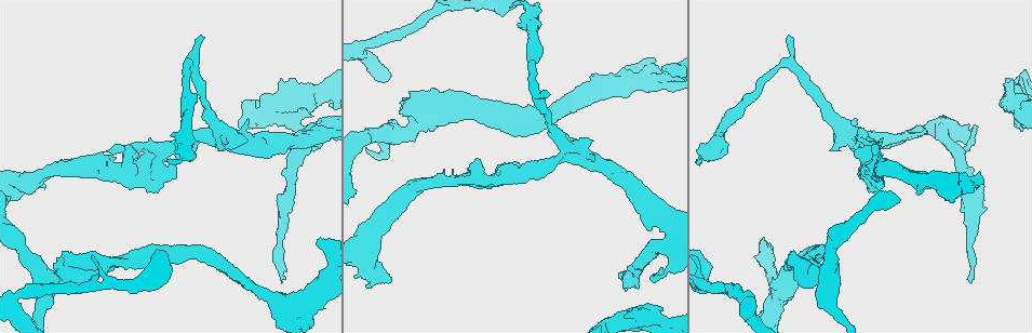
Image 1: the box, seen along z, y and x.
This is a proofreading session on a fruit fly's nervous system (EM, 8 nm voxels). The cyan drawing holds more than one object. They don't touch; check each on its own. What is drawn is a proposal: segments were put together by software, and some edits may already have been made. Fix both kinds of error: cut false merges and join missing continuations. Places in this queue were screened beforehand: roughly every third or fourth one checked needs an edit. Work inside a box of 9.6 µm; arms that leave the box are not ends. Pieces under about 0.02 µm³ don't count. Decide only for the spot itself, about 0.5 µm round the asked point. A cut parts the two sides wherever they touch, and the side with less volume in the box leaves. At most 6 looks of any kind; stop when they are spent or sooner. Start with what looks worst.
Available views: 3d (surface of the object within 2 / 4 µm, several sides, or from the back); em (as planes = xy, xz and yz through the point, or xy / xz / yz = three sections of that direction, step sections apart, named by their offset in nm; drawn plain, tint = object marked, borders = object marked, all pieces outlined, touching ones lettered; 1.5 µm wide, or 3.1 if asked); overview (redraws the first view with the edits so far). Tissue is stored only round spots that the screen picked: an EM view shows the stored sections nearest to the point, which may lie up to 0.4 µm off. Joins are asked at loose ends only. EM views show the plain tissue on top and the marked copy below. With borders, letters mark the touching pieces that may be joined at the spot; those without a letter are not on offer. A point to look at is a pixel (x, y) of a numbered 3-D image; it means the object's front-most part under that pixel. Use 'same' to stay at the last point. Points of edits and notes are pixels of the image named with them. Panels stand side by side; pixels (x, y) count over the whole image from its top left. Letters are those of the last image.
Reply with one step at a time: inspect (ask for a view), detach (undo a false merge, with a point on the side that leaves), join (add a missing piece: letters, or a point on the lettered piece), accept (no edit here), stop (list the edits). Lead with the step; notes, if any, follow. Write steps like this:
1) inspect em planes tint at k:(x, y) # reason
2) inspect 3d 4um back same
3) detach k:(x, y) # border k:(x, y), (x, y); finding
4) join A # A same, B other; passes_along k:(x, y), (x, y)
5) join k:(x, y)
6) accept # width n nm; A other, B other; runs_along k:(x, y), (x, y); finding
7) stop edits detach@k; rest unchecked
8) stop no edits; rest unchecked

inspect em xz step 4 tint at 1:(365, 261) # calibre changes

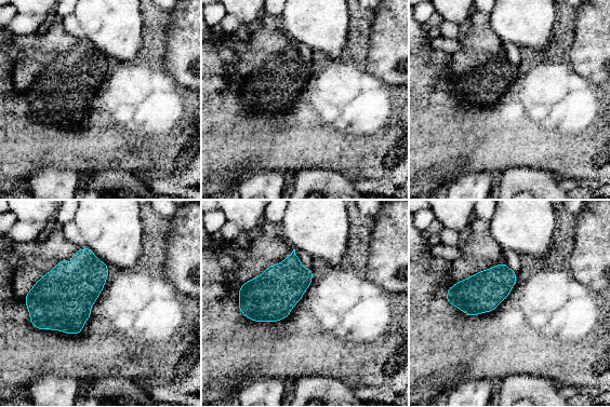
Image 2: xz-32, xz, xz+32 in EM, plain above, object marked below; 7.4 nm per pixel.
inspect em planes tint same # cut it another way

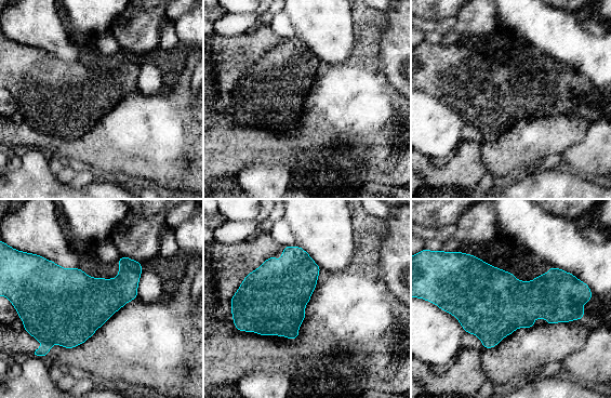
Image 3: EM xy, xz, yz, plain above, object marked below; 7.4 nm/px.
inspect em planes borders same

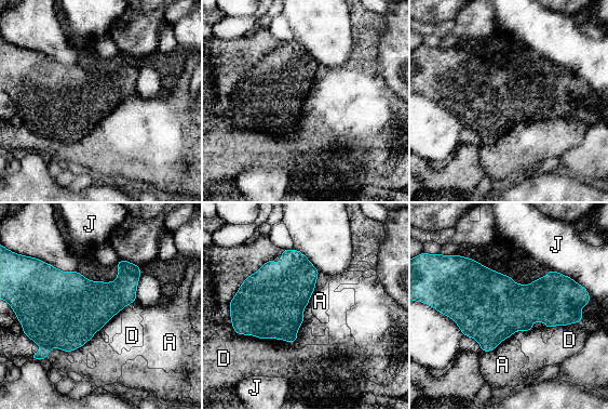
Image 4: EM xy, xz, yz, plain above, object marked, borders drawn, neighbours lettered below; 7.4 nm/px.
accept # A other, D other, J other; one neuron here

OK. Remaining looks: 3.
inspect em planes tint at 1:(814, 277) # looks like a crossing

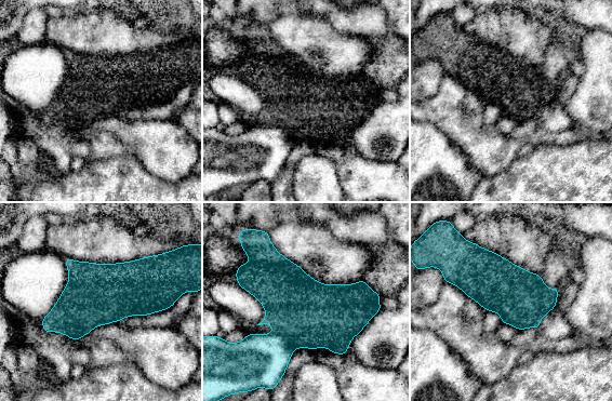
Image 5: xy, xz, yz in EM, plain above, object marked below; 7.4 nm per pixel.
inspect em planes borders same # see the neighbours

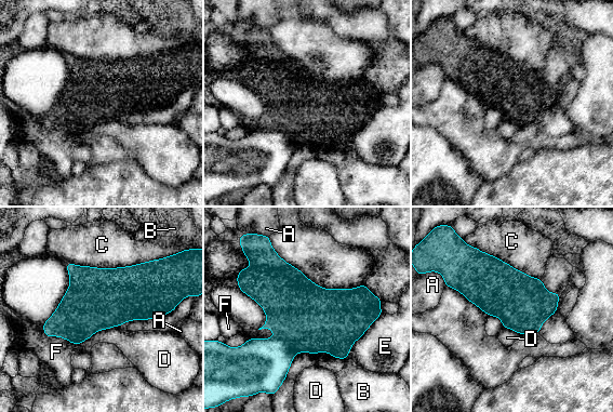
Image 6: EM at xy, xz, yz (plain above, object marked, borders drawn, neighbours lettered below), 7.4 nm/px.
detach 6:(261, 364) # width 400 nm; longest_contact C 650 nm; A other, B other, C other, D other, E other, F other; two neurons meet here

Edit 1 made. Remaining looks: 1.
stop edits detach@6; rest unchecked

